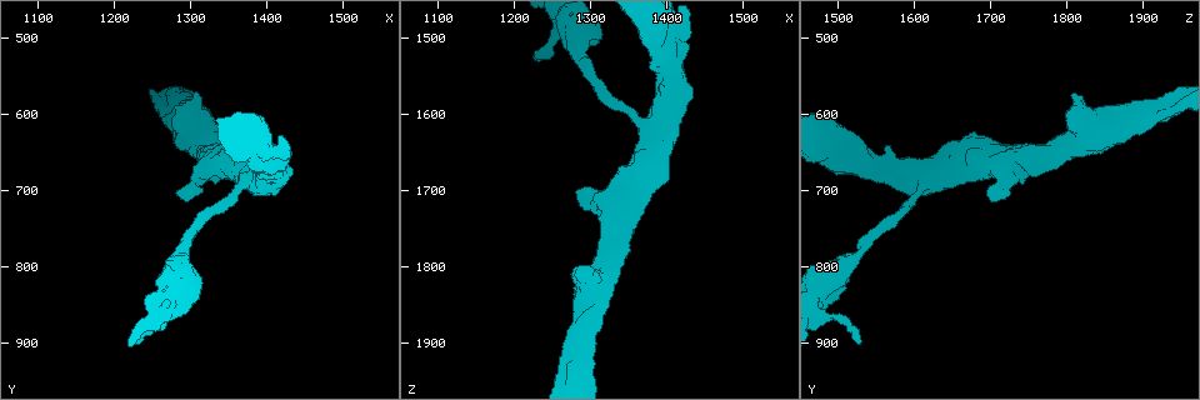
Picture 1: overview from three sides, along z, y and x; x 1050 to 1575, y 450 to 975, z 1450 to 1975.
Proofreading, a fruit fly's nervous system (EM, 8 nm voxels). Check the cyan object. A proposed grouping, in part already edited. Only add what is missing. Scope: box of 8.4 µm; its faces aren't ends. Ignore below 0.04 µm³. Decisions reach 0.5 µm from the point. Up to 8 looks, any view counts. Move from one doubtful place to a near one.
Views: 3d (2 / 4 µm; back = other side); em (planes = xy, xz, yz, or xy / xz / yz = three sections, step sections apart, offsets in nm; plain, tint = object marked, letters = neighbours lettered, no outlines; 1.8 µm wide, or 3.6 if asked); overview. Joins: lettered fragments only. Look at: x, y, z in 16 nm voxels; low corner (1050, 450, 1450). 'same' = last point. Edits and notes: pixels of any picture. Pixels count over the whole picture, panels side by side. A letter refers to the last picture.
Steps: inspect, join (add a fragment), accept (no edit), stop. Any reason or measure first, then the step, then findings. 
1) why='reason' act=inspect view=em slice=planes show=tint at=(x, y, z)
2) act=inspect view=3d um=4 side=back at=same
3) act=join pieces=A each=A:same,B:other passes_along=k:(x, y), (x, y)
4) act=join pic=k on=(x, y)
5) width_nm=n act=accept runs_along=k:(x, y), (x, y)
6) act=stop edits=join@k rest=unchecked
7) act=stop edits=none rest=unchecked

why='branch stops here' act=inspect view=em slice=planes show=letters at=(1230, 900, 1525)

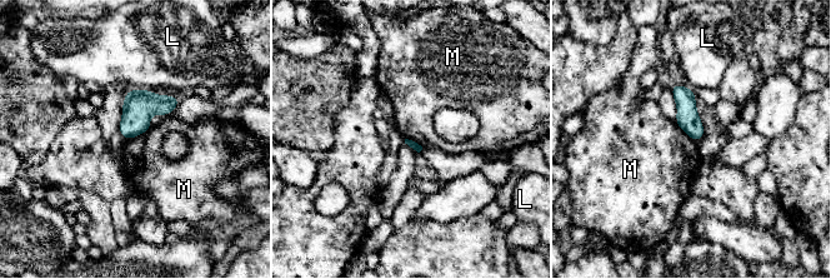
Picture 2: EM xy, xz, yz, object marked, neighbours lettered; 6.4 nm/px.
act=accept each=L:other,M:other found='no lettered fragment goes on from it'

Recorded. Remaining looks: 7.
why='thick turns thin' act=inspect view=em slice=xy step=8 show=letters at=(1315, 675, 1720)

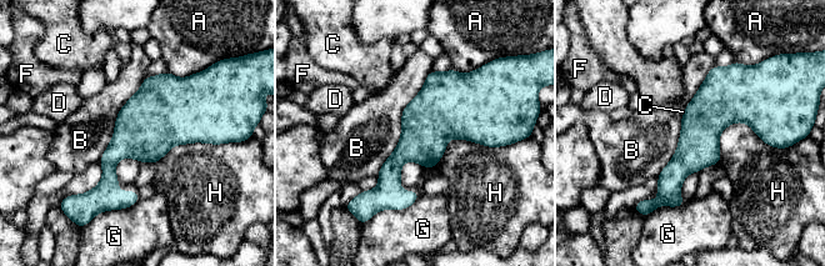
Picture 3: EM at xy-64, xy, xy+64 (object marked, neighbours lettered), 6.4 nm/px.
act=inspect view=em slice=xz step=8 show=letters at=same

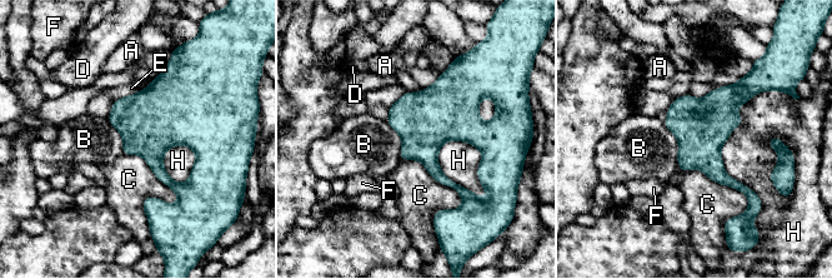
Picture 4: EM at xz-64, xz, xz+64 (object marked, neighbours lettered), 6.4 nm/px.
act=accept each=A:other,B:other,C:other,D:other,E:other,F:other,H:other border=4:(662, 123), (676, 138), (680, 170) found='none of them fits'

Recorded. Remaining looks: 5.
why='sudden change in width' act=inspect view=em um=3.6 slice=planes show=tint at=(1395, 645, 1490)

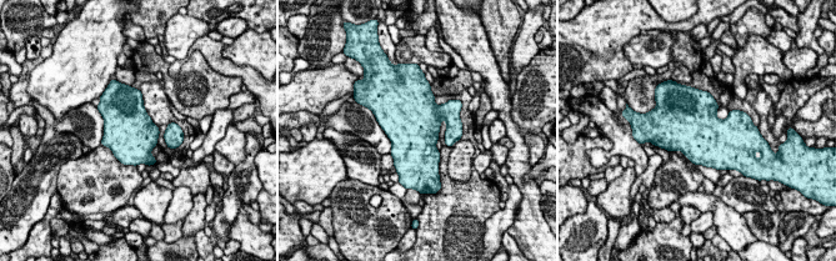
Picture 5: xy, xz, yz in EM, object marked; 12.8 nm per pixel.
why='see the neighbours' act=inspect view=em um=3.6 slice=planes show=letters at=same

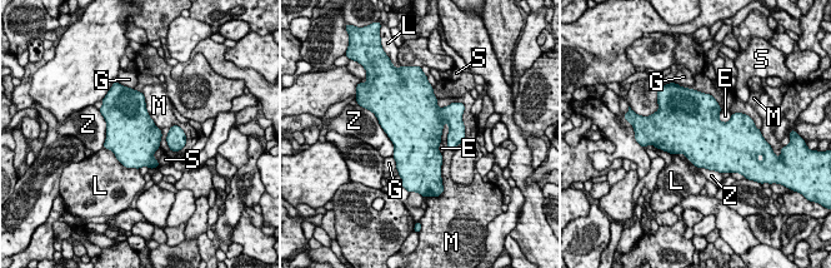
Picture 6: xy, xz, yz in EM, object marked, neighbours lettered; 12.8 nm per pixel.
width_nm=650 act=accept each=E:other,G:other,L:other,M:other,S:other,Z:other found='none of them fits'

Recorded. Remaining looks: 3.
why='thick end' act=inspect view=em slice=yz step=16 show=tint at=(1305, 570, 1805)

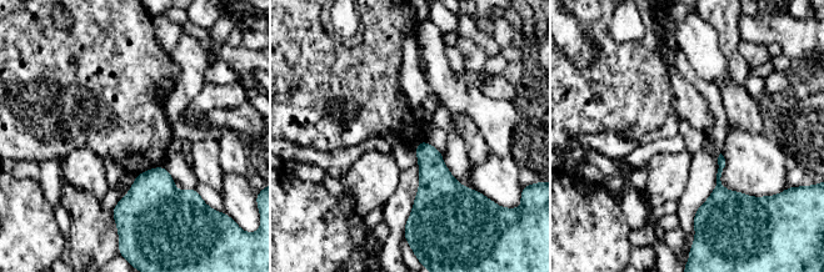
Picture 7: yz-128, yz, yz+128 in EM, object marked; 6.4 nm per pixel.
why='what lies round it' act=inspect view=em slice=yz step=16 show=letters at=same

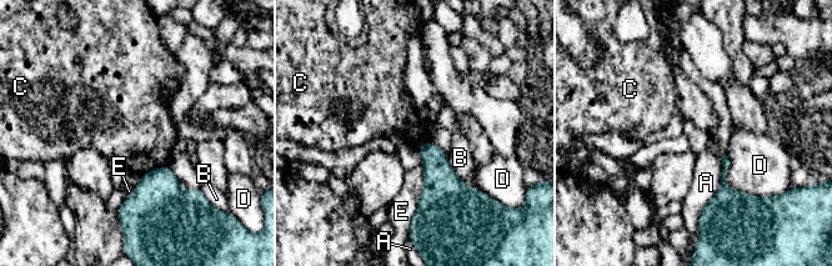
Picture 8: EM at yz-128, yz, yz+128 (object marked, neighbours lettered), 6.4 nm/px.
act=accept each=A:other,B:other,C:other,D:other,E:other border=8:(168, 165), (146, 171), (140, 176) found='no lettered fragment goes on from it'

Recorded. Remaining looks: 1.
act=stop edits=none rest=unchecked

